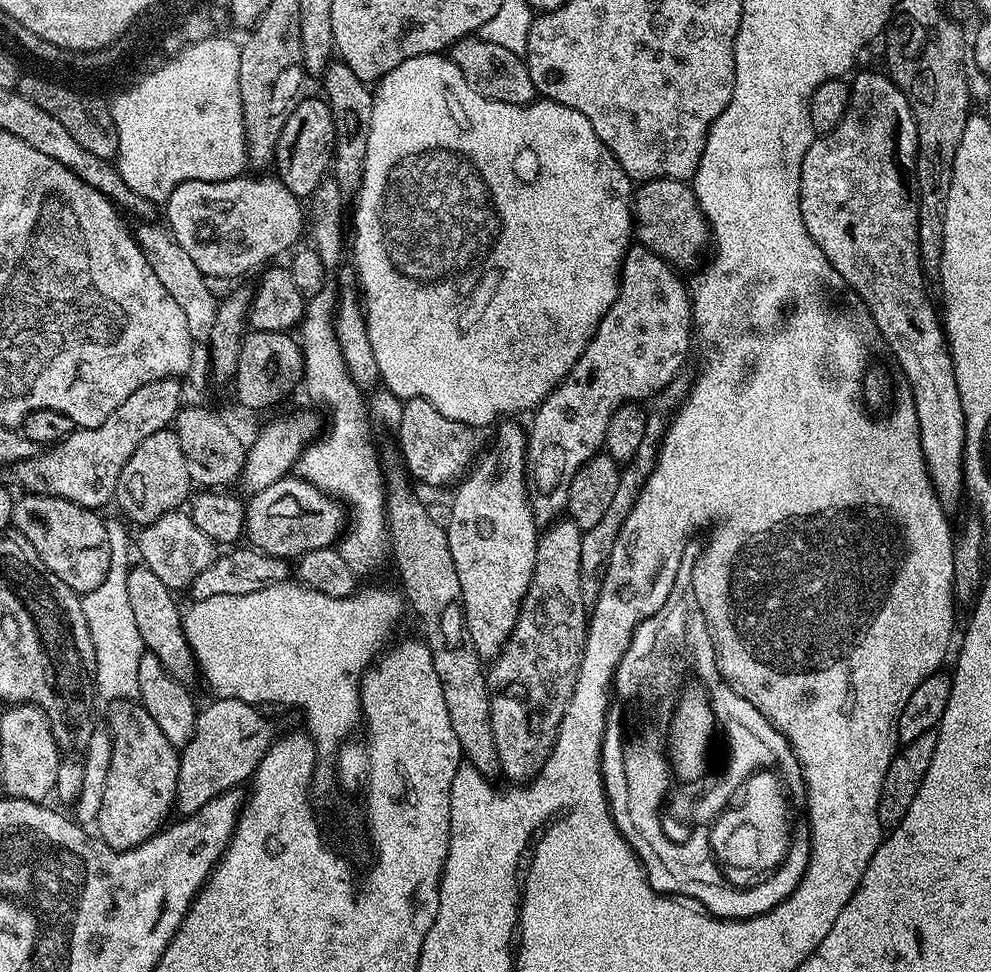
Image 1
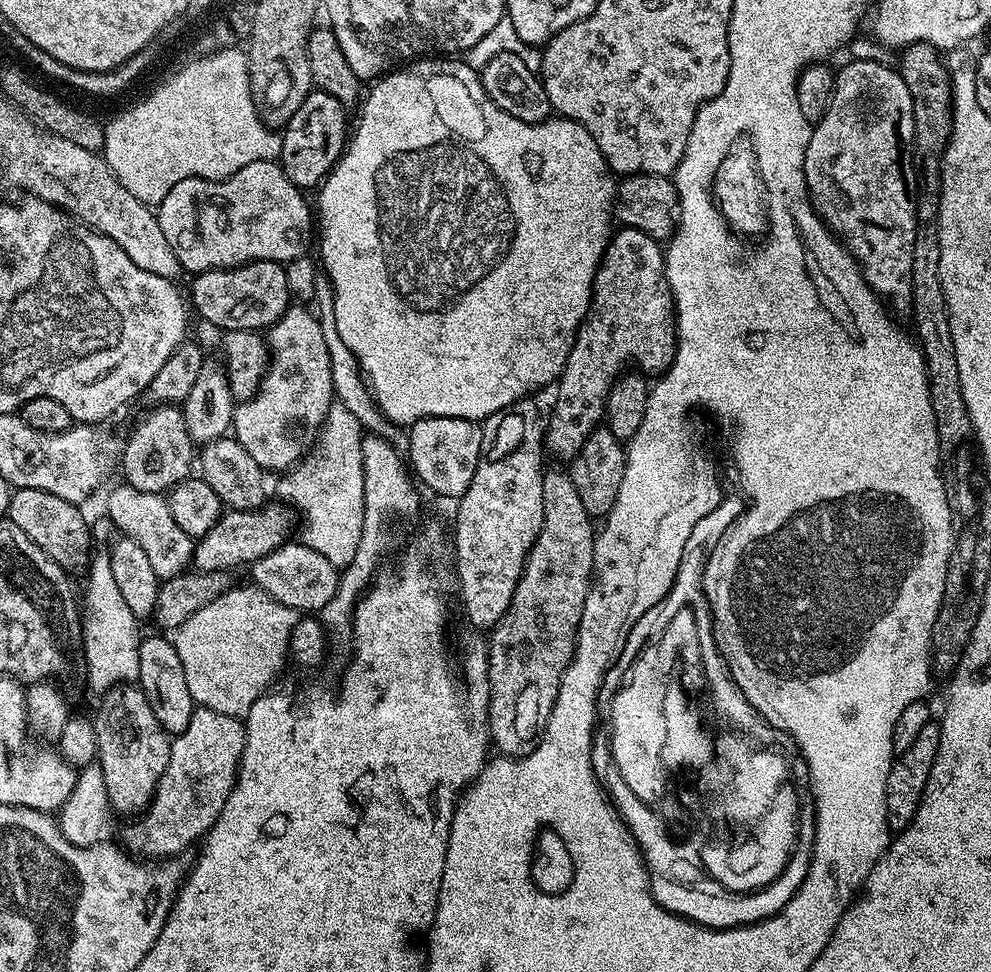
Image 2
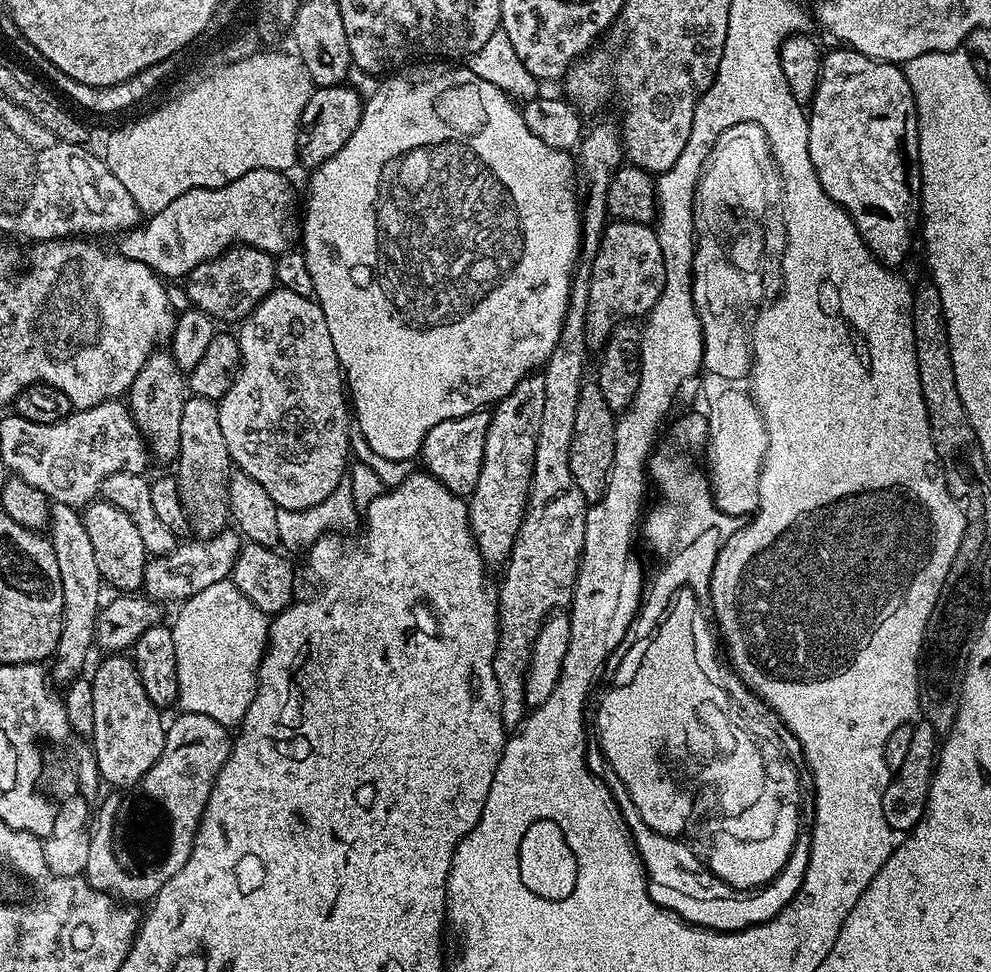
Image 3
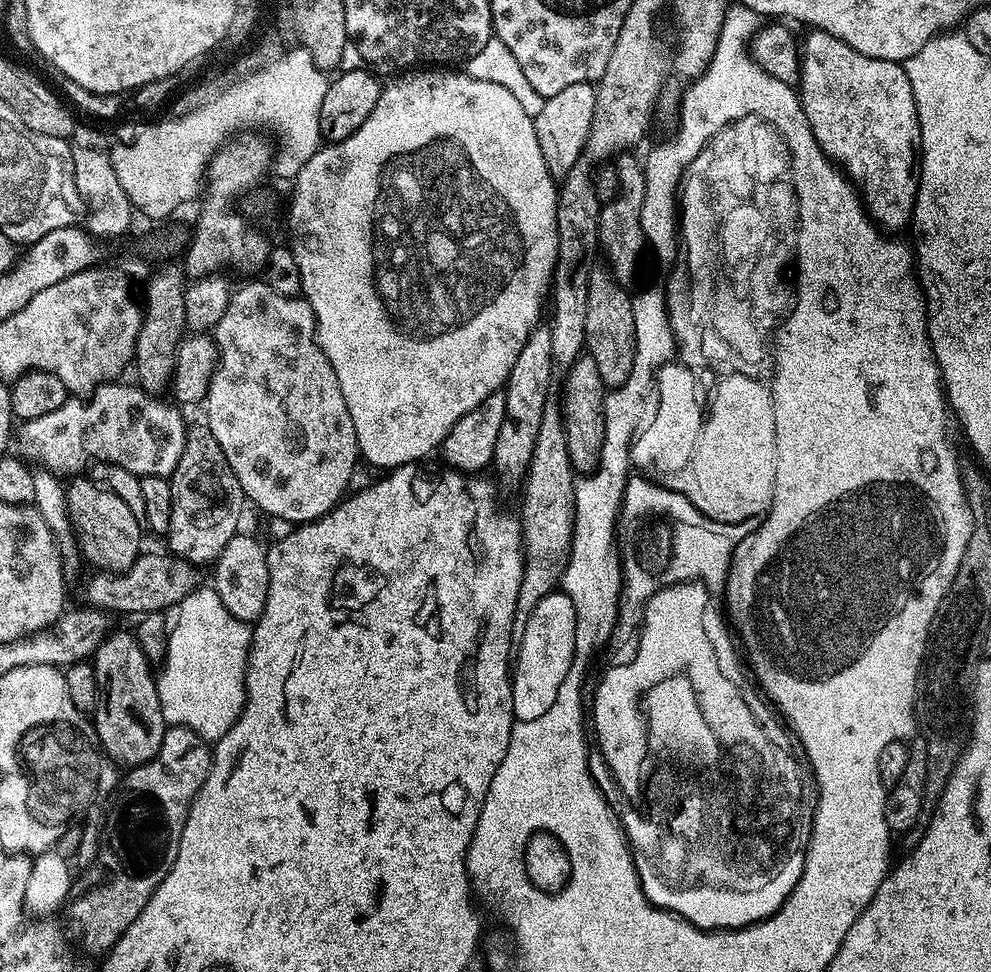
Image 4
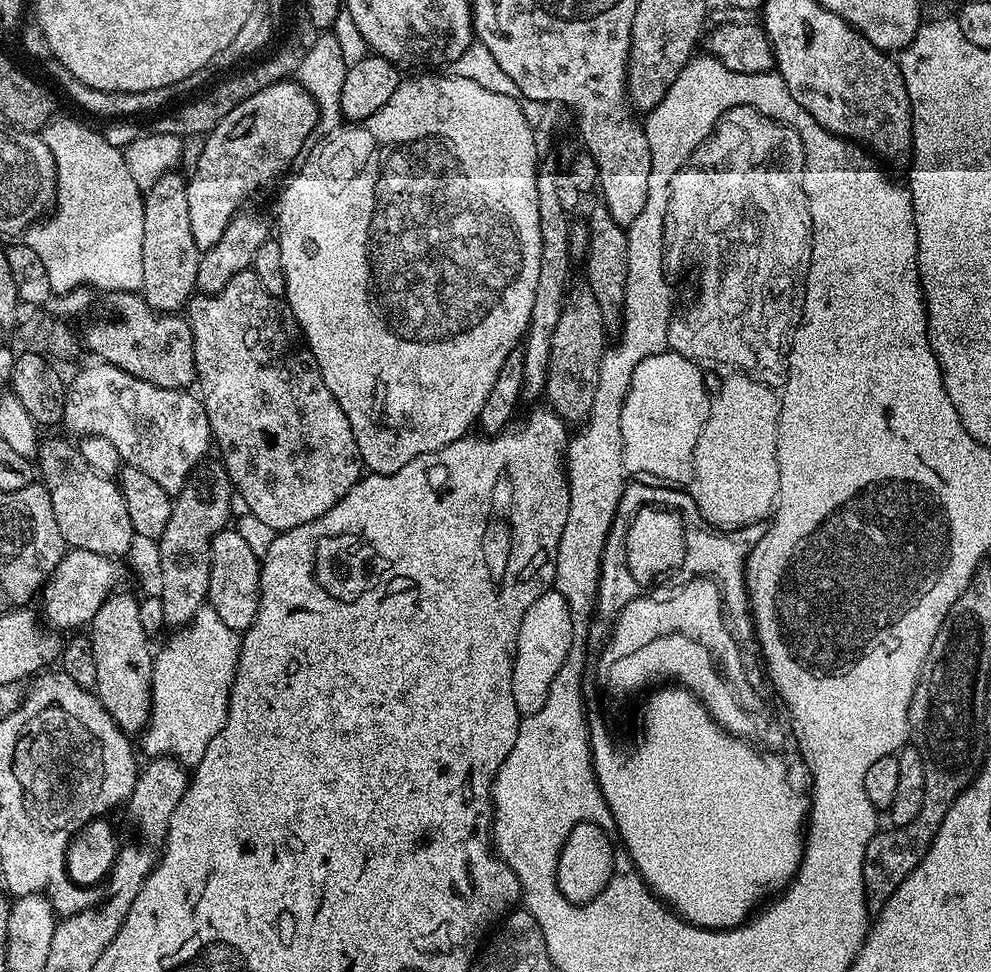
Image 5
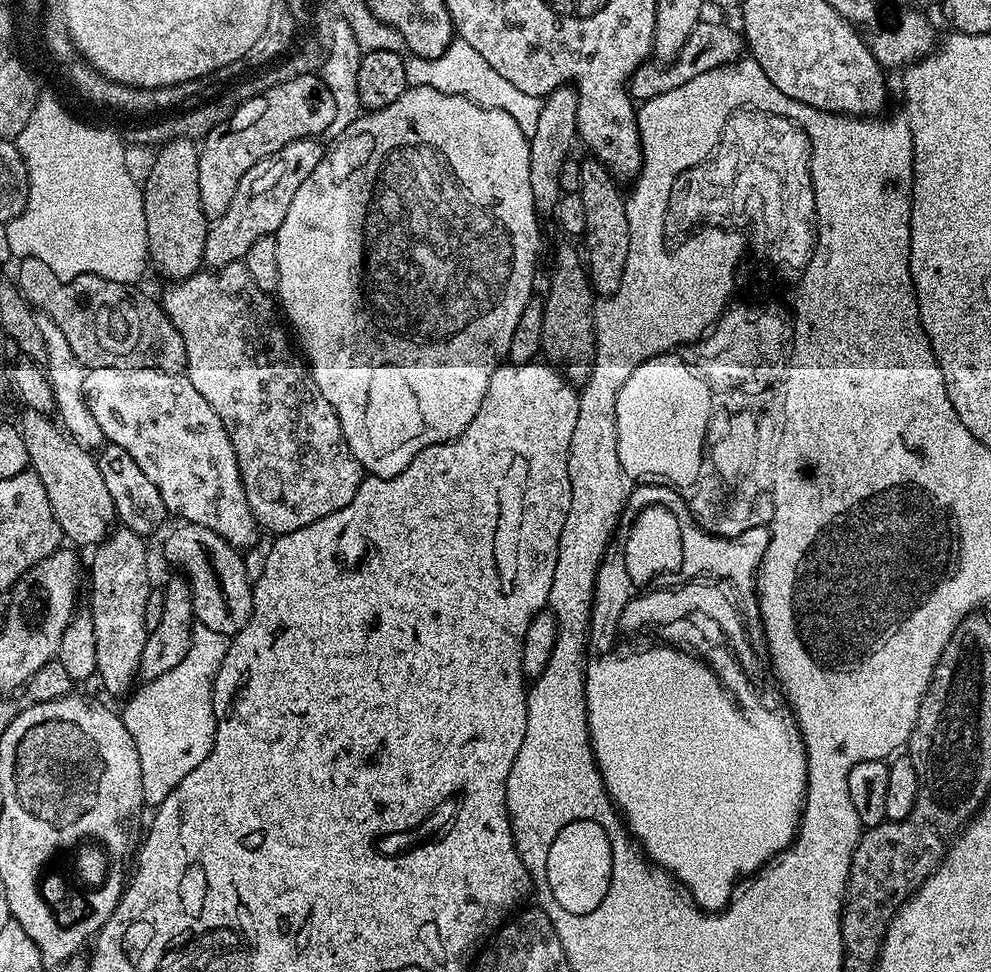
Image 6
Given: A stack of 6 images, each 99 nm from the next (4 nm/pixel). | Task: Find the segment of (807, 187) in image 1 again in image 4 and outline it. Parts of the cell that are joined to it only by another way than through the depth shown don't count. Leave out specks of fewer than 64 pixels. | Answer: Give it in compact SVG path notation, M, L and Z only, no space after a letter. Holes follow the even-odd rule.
M812 30L802 40L800 83L798 95L804 107L810 130L818 138L818 146L836 161L845 176L856 185L868 209L869 216L884 230L907 229L912 223L912 211L920 185L920 123L914 106L914 90L906 78L903 63L894 60L866 58L854 46L846 46L842 38Z

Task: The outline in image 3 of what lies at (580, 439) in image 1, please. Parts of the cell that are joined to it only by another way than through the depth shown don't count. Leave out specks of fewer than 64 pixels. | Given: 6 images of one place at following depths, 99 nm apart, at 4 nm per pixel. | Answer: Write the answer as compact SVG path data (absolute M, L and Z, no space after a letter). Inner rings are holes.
M613 219L605 227L600 249L592 260L590 306L586 314L589 349L599 349L621 318L647 317L658 302L665 282L666 266L662 262L662 246L658 246L655 227Z

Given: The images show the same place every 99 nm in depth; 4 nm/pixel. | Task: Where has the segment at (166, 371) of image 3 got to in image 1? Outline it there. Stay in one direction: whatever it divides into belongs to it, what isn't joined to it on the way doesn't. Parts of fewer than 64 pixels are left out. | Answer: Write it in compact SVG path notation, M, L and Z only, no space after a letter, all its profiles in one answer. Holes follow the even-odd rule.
M167 427L150 434L150 438L146 438L146 442L142 442L142 446L138 446L138 450L134 450L134 454L130 454L130 462L126 462L126 466L122 466L122 474L118 478L114 504L125 512L120 511L132 524L134 522L136 526L143 526L154 522L164 512L177 511L183 505L180 503L184 499L184 503L189 499L193 488L190 470L186 470L186 458L182 458L182 442L178 442L176 431Z

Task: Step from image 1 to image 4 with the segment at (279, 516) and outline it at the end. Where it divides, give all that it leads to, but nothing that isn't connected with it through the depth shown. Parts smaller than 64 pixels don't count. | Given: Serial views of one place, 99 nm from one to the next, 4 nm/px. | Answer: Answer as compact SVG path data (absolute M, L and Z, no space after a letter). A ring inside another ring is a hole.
M145 551L125 572L93 571L92 577L84 584L84 596L89 605L103 609L108 614L114 612L164 612L175 609L181 600L187 598L197 587L197 569L187 560L177 560L171 554L159 556L156 552Z

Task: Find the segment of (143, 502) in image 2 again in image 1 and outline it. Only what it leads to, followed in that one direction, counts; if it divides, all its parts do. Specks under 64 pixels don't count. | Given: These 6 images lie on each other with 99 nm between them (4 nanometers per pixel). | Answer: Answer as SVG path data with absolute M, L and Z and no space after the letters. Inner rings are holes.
M187 511L164 512L157 520L143 525L134 536L134 548L142 559L143 567L154 570L155 576L173 590L187 589L198 574L206 570L218 556L217 545L198 526L194 526Z

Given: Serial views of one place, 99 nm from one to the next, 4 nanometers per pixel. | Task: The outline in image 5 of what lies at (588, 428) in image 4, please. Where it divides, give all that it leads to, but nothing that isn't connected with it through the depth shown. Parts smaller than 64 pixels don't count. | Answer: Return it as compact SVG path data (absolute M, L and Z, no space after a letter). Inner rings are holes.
M587 282L573 283L564 297L562 316L550 342L550 366L543 395L548 396L547 407L559 414L569 426L579 426L594 406L594 393L598 391L598 370L606 351L604 344L604 315L594 302L594 290Z

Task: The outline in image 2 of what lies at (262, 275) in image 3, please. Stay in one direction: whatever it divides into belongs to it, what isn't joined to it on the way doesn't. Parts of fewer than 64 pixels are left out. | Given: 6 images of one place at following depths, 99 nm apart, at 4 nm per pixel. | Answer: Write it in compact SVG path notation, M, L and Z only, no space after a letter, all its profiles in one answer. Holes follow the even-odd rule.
M250 261L237 268L214 269L199 273L193 280L191 307L224 332L267 330L284 316L292 300L286 286L286 267L278 261Z

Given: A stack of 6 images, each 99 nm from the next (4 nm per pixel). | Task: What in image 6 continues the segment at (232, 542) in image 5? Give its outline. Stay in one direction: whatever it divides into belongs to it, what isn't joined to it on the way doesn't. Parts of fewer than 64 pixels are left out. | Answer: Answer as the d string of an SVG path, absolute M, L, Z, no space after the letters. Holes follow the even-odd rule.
M187 522L177 523L177 528L164 540L164 556L176 568L181 568L192 591L192 614L196 624L206 626L210 630L218 630L218 634L234 637L250 622L252 617L253 585L247 581L246 566L241 549L234 547L229 540L223 540L214 530L206 526L198 526Z

